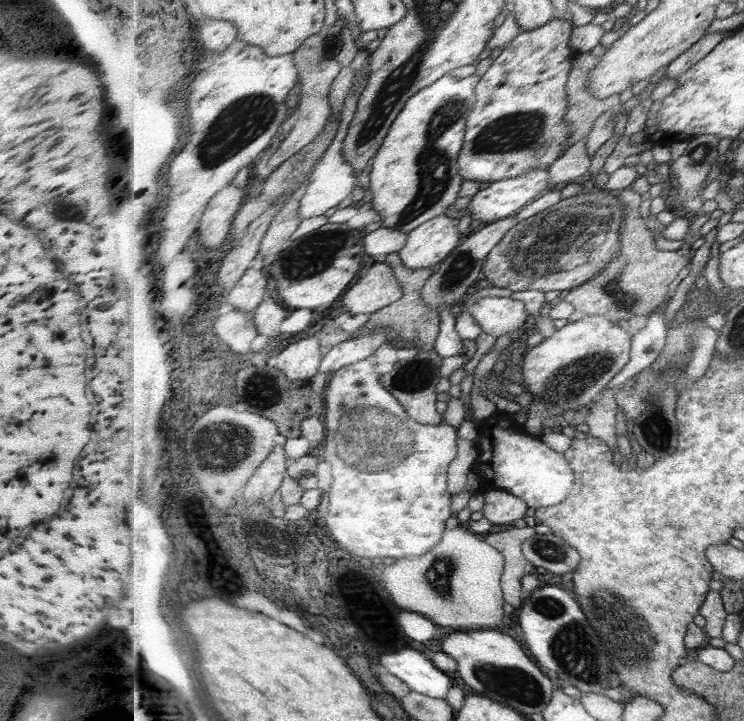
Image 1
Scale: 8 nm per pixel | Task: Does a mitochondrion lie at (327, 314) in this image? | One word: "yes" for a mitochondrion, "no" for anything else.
no

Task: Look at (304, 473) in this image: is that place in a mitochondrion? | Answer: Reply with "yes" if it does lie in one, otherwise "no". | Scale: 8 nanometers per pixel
no

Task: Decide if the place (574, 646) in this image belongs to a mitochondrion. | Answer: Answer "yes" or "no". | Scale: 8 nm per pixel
yes

